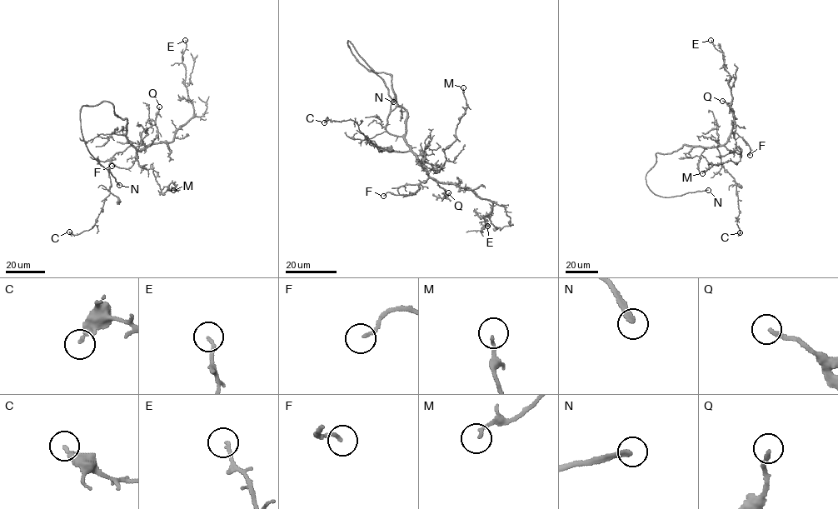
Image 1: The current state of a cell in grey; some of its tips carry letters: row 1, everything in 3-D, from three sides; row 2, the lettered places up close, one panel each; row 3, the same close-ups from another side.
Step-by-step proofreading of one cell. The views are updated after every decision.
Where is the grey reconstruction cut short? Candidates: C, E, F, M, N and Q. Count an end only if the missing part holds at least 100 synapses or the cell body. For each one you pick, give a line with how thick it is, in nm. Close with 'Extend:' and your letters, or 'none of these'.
N: Thickness 220 nm
Extend: N

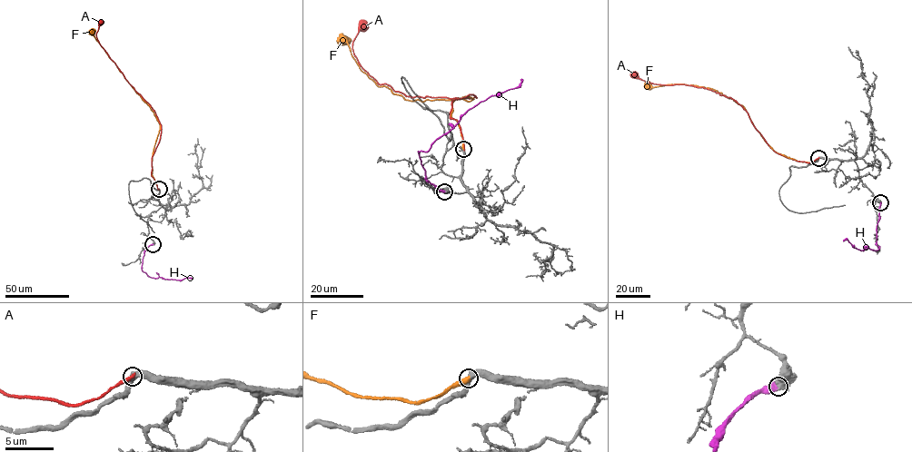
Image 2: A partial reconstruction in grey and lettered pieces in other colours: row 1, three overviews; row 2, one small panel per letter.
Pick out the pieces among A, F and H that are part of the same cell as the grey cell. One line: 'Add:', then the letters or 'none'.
Add: F

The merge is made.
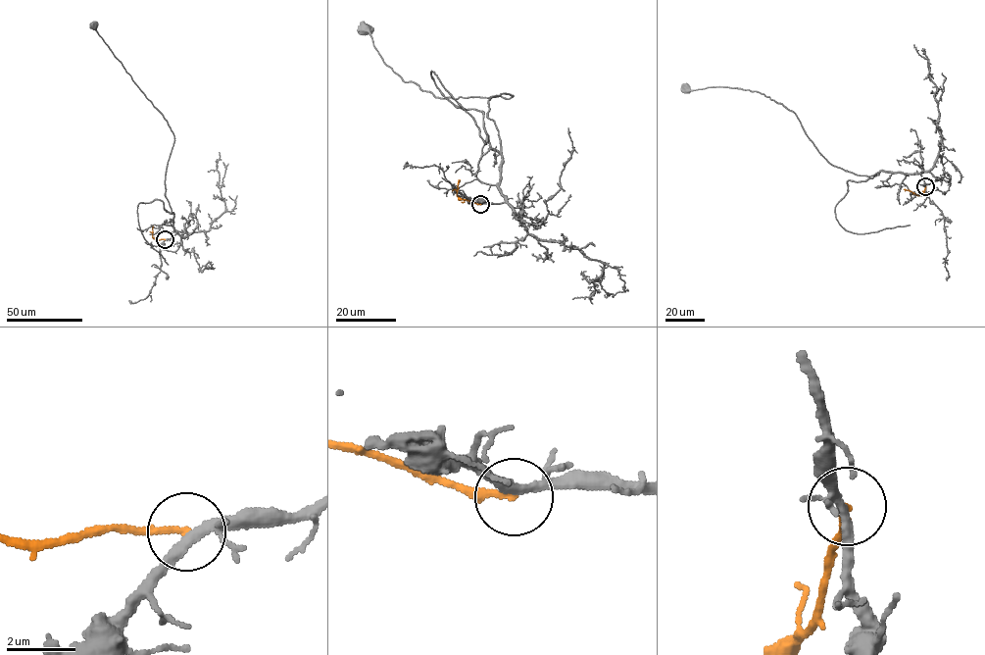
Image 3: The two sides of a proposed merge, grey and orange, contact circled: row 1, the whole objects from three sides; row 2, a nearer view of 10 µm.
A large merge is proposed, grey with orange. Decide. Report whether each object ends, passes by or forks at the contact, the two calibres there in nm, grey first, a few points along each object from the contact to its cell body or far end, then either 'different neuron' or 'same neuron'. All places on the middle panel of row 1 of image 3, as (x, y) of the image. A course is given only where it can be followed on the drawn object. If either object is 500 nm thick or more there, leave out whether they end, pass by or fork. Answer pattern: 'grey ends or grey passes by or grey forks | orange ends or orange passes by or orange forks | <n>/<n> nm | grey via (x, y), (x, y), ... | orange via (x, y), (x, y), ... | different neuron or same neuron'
grey forks | orange ends | 240/200 nm | grey via (480, 204), (505, 201), (499, 134), (487, 118), (489, 98), (513, 96), (434, 96), (404, 81), (362, 29) | orange via (480, 204), (456, 194), (458, 179) | different neuron

